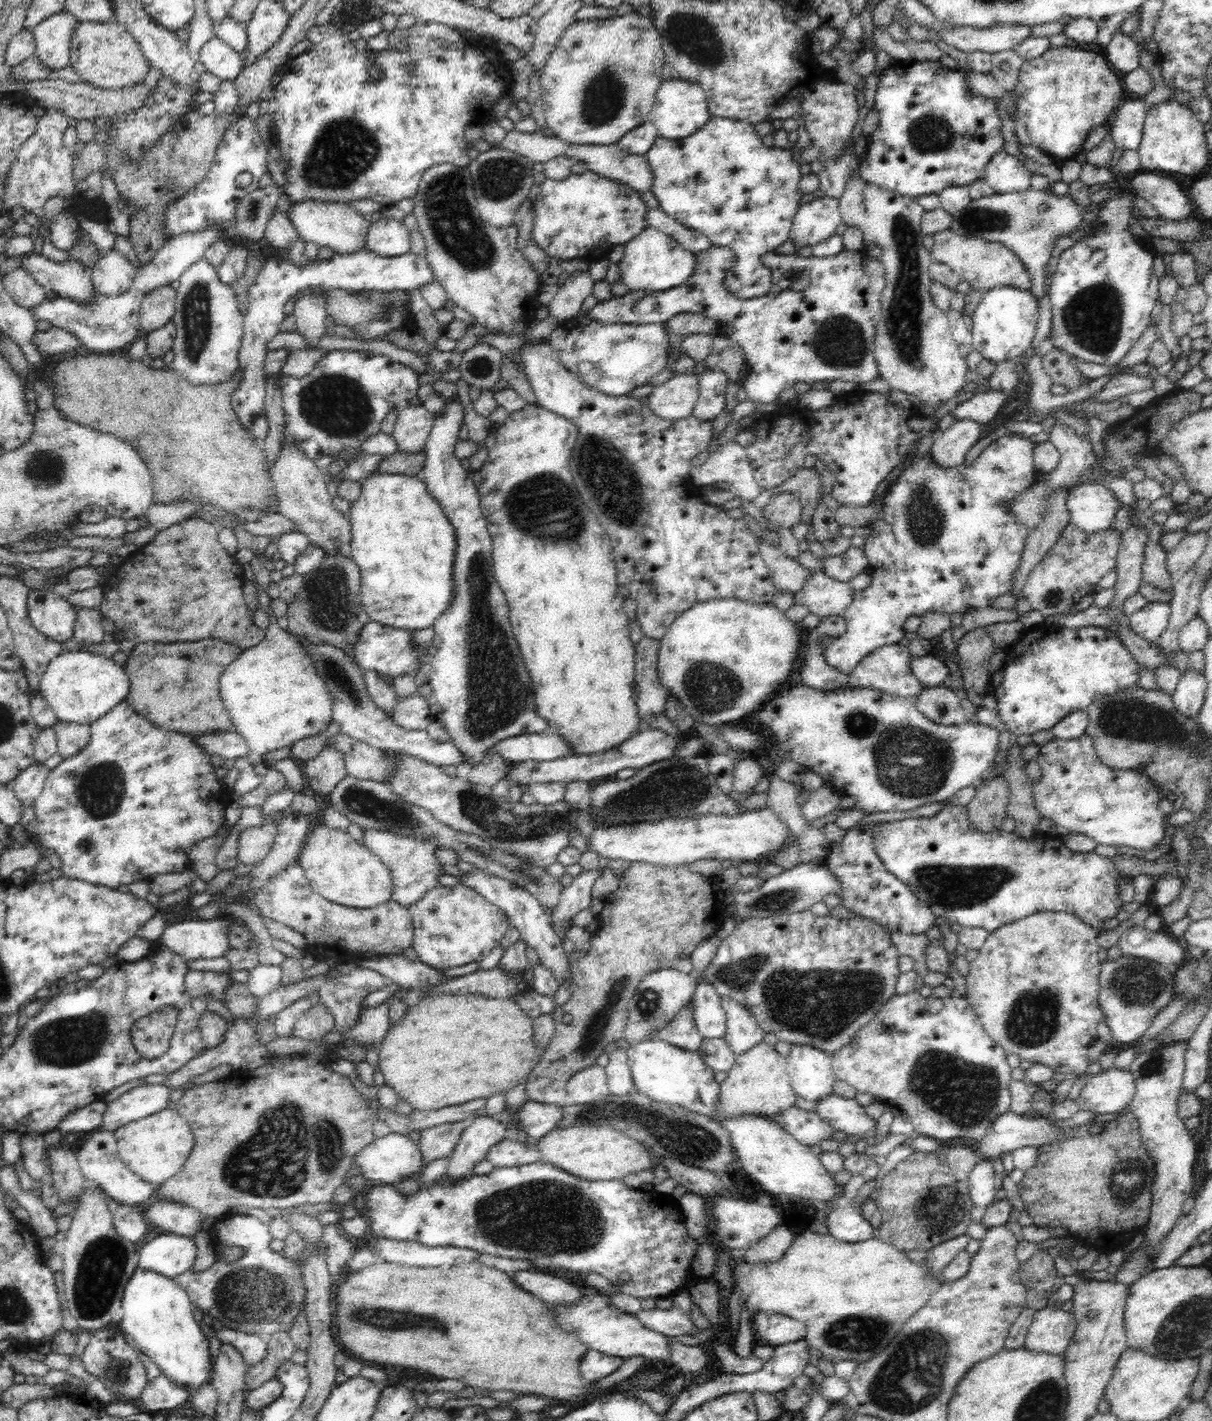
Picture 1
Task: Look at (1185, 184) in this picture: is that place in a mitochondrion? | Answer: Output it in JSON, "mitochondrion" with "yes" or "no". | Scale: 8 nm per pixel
{"mitochondrion":"no"}

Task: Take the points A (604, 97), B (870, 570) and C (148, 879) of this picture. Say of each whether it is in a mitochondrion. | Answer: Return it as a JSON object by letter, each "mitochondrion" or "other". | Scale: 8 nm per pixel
{"A":"mitochondrion","B":"other","C":"other"}

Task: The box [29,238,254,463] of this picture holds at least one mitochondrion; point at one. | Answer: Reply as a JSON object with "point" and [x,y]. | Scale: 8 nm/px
{"point":[196,309]}

